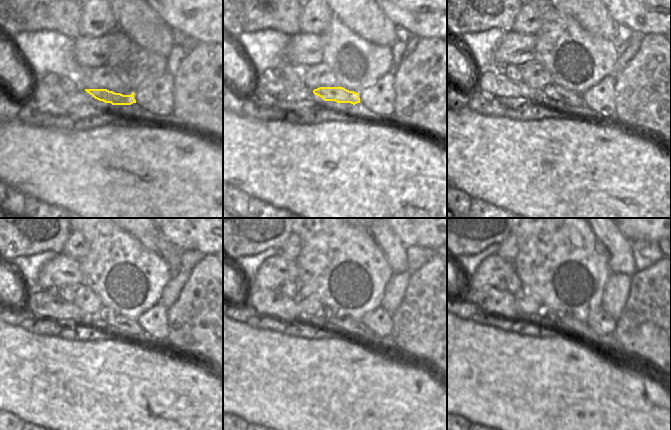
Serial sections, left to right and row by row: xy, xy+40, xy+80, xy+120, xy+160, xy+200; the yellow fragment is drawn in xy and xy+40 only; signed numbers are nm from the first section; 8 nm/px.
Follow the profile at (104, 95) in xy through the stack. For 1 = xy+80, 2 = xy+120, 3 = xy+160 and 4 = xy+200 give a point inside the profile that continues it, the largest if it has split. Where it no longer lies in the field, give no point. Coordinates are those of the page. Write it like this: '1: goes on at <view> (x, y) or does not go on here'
1: goes on at xy+80 (557, 93)
2: goes on at xy+120 (124, 326)
3: goes on at xy+160 (337, 322)
4: goes on at xy+200 (608, 344)

